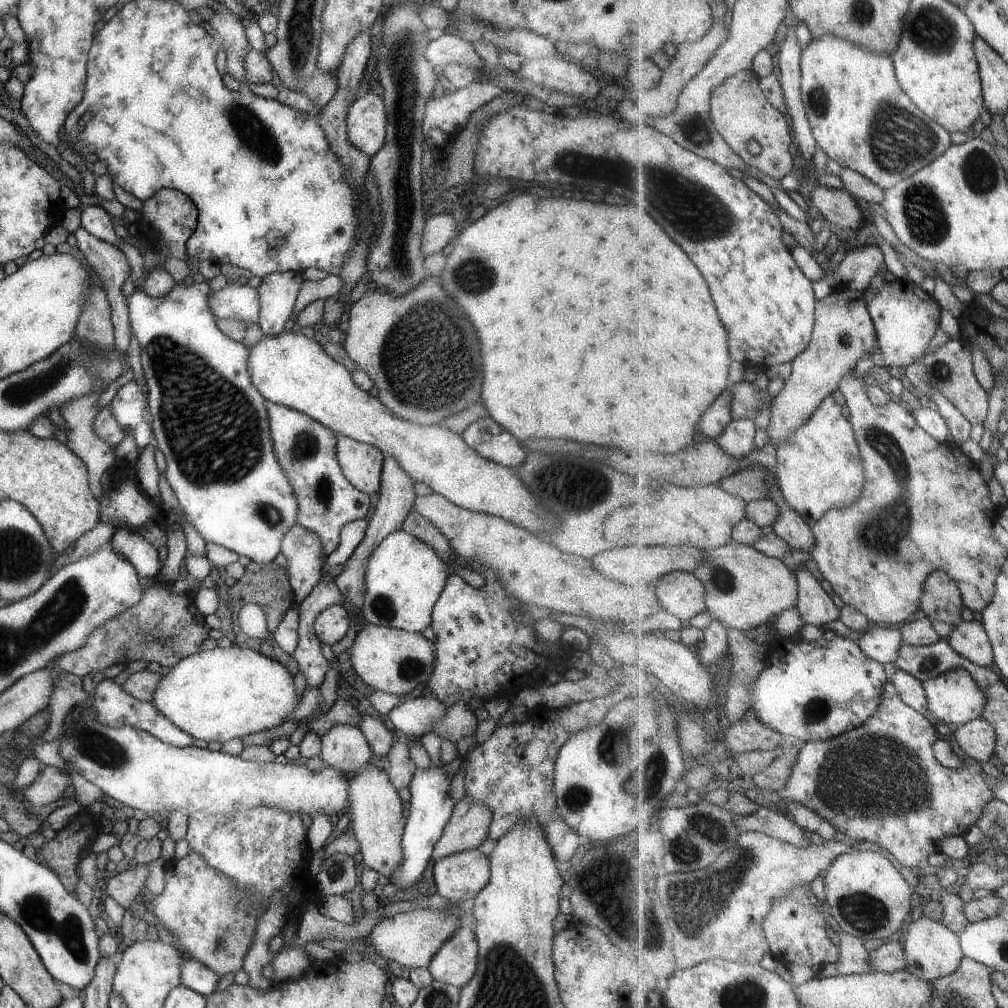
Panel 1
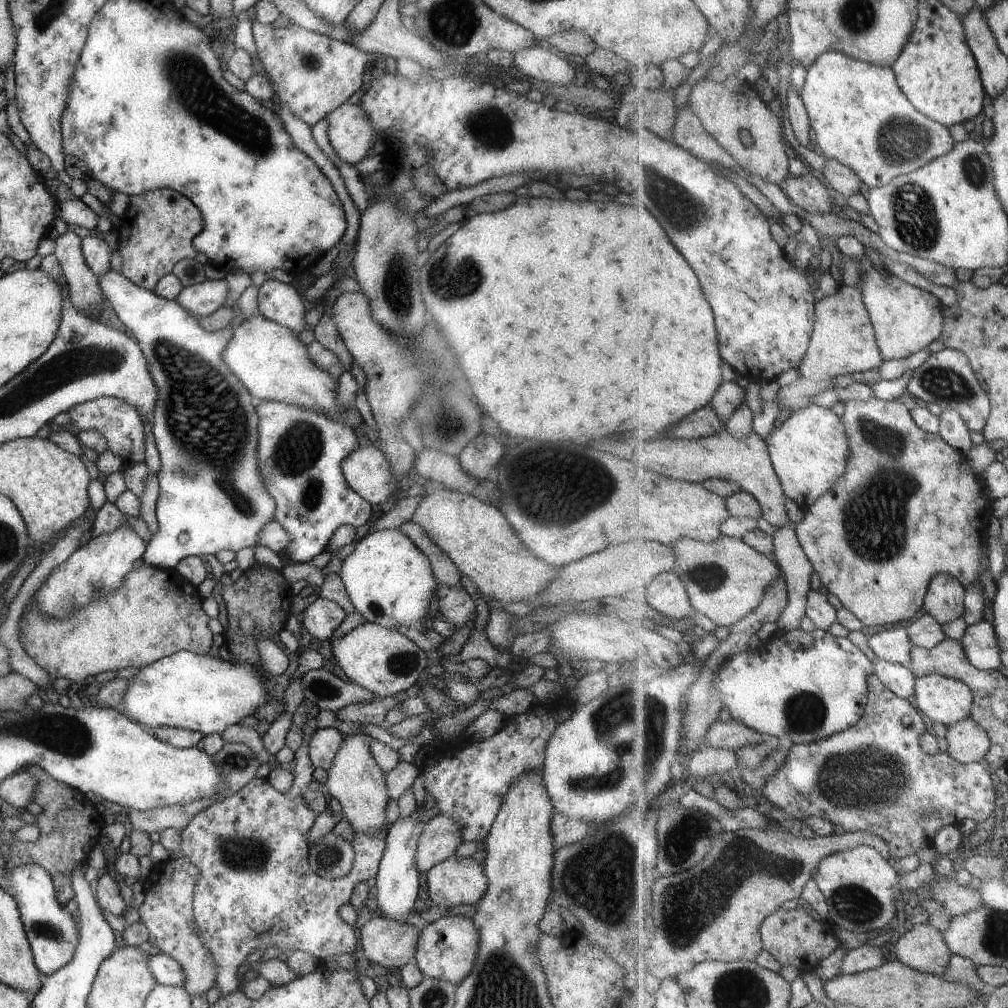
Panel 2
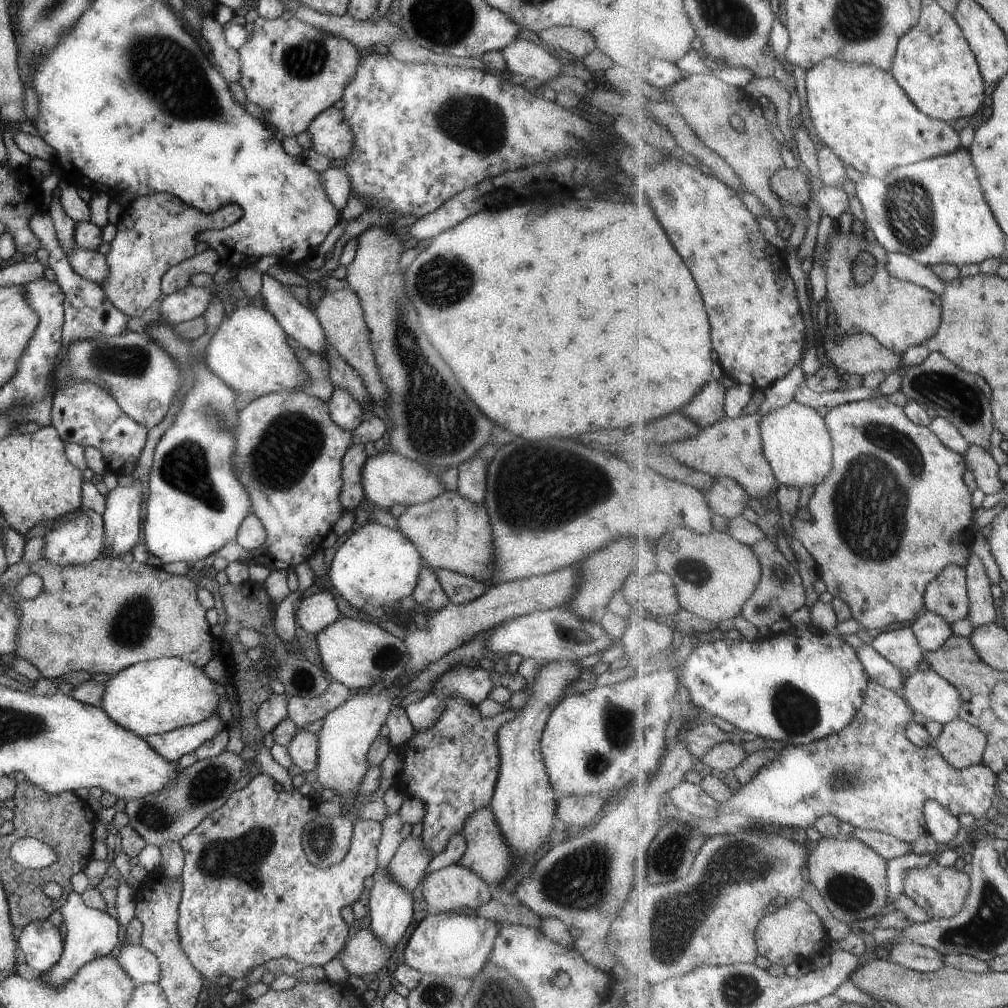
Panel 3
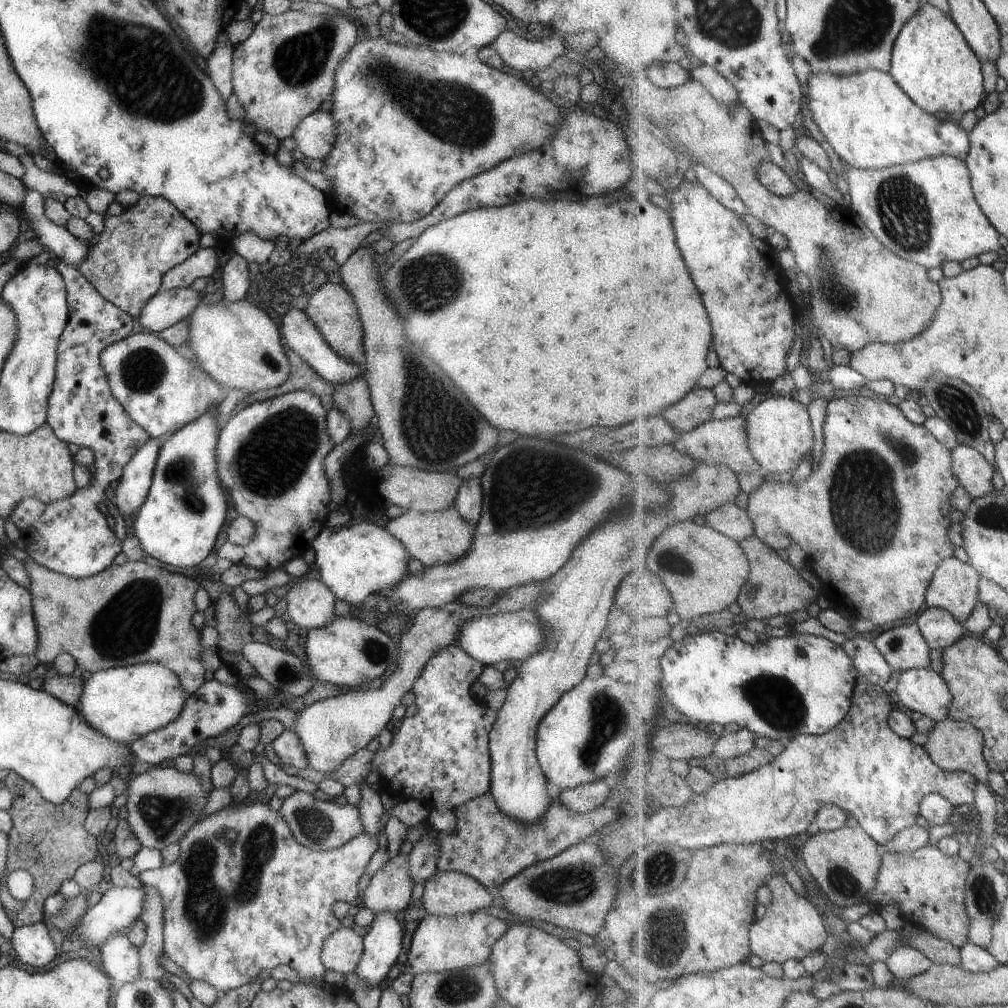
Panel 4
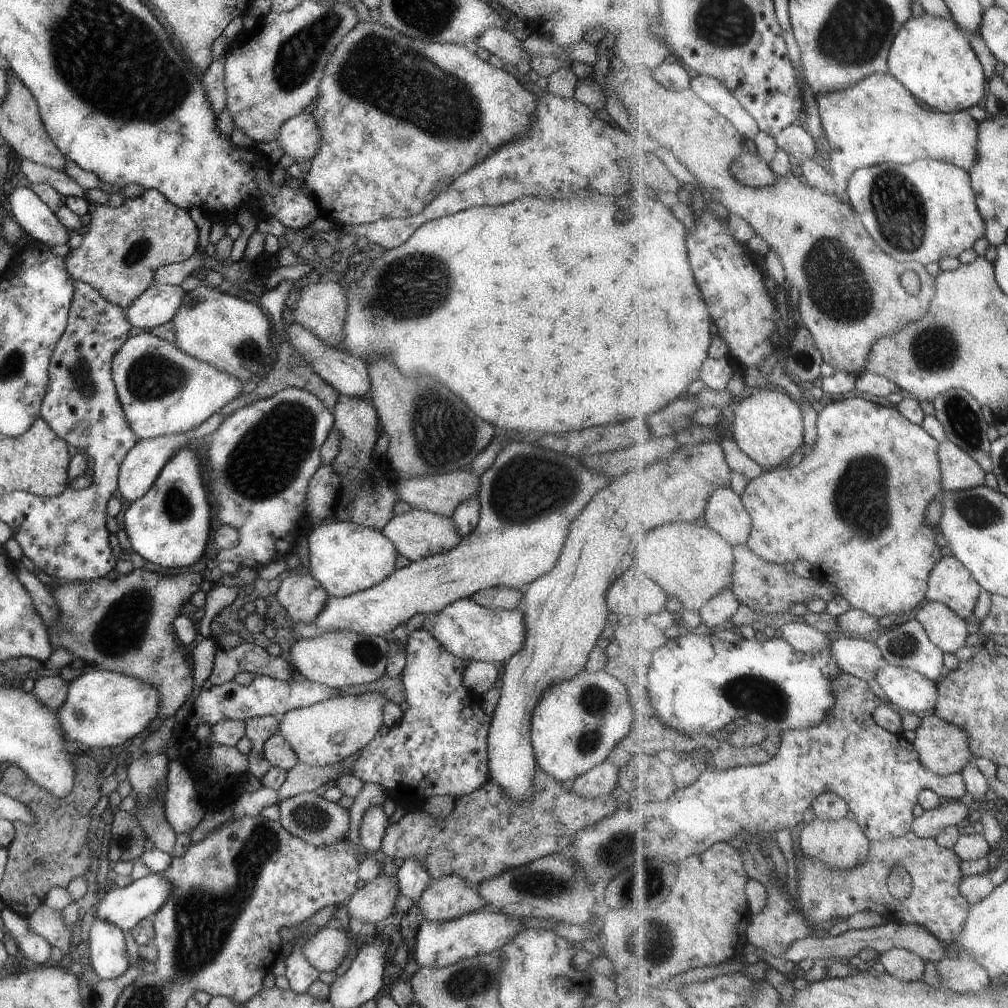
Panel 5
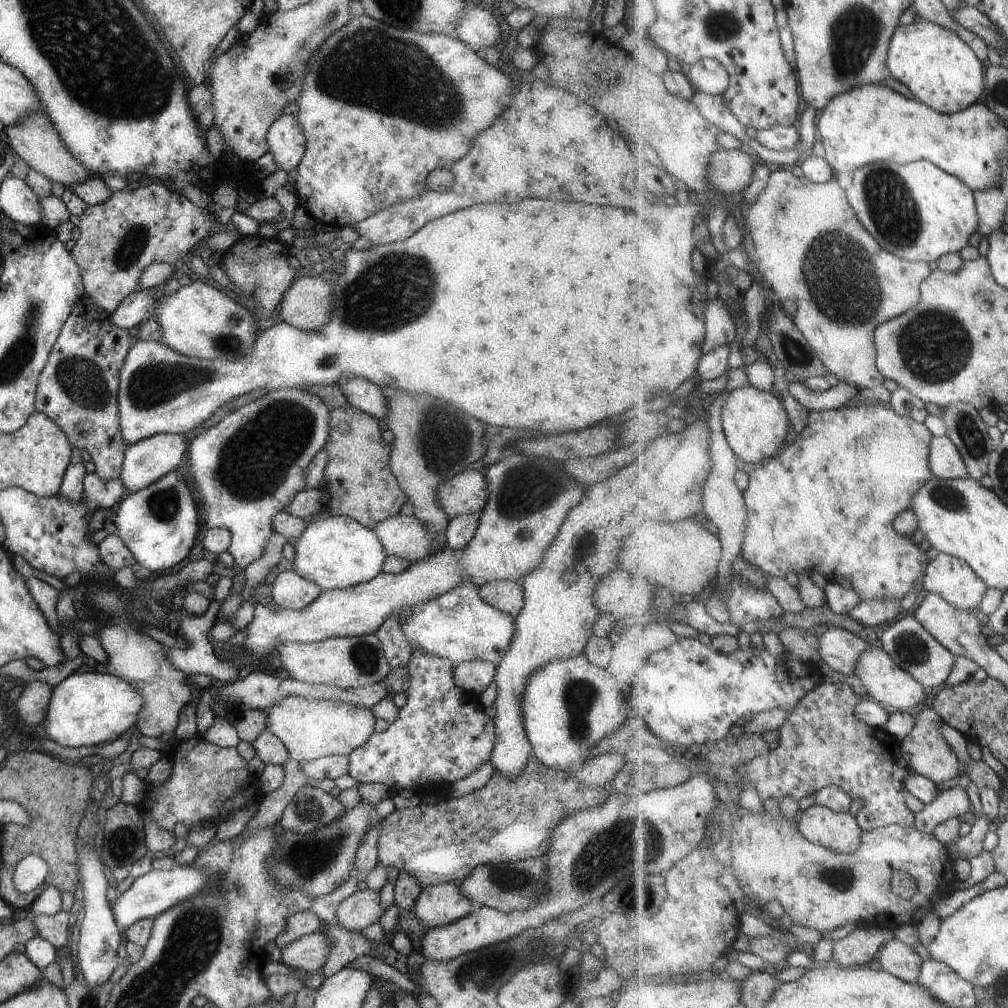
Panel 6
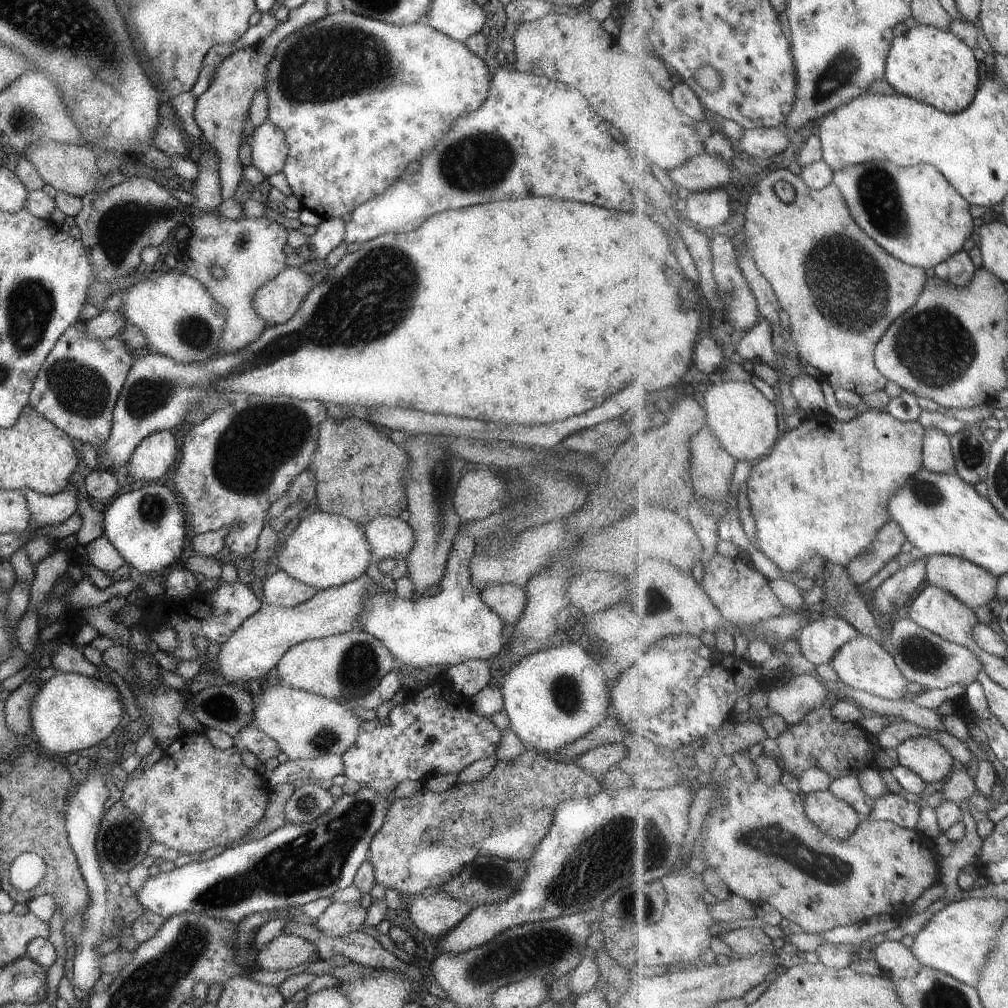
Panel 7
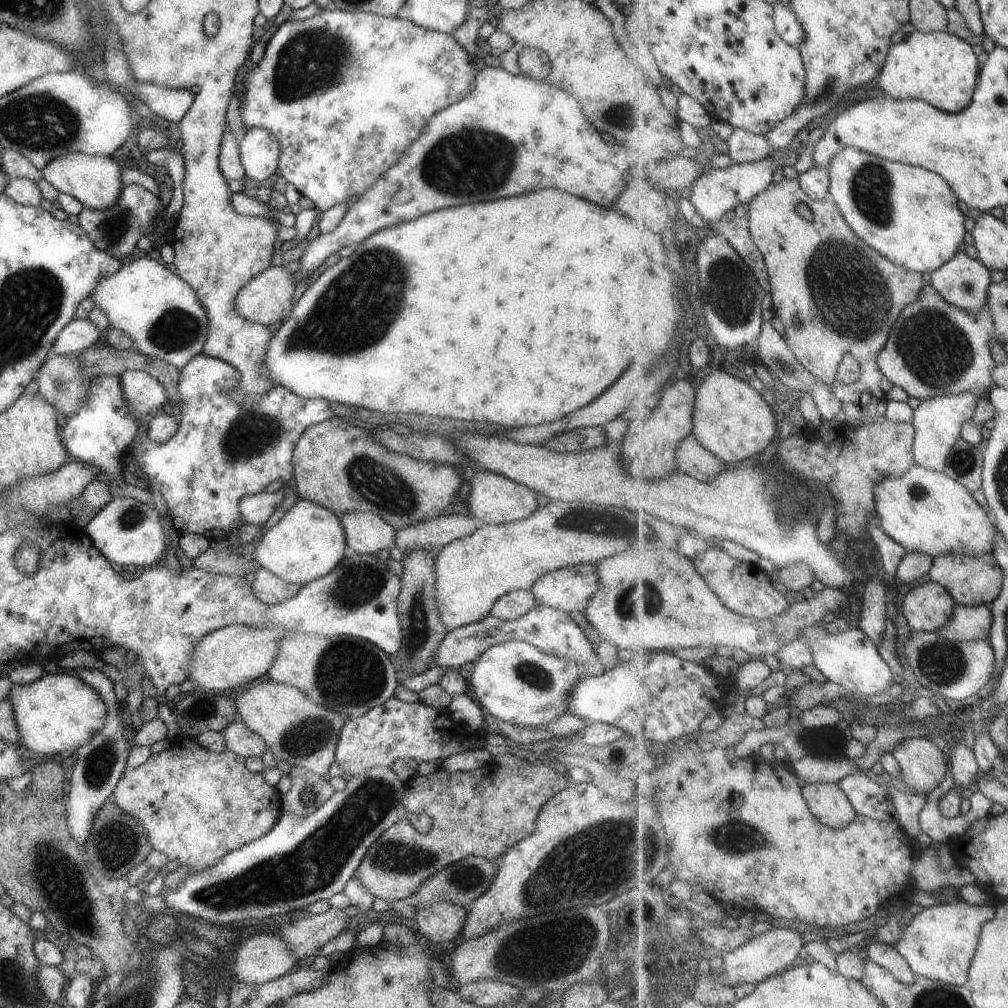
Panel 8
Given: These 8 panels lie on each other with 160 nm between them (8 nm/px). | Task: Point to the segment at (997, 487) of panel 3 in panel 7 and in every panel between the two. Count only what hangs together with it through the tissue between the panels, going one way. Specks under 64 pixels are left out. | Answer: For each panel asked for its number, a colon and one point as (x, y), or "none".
4: (974, 471)
5: (960, 471)
6: (947, 463)
7: (939, 457)

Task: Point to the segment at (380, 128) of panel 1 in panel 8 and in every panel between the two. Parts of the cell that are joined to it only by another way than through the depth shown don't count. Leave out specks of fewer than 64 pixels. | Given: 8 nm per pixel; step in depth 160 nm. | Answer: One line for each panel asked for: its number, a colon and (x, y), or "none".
2: (351, 135)
3: (331, 136)
4: (314, 136)
5: (298, 136)
6: (285, 140)
7: (268, 144)
8: (258, 150)

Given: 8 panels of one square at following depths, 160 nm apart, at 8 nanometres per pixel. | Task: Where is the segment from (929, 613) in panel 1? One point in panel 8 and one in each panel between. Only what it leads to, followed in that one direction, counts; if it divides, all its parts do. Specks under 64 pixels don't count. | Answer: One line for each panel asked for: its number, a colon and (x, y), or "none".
2: (945, 600)
3: (947, 595)
4: (955, 587)
5: (951, 583)
6: (952, 578)
7: (973, 585)
8: (972, 580)

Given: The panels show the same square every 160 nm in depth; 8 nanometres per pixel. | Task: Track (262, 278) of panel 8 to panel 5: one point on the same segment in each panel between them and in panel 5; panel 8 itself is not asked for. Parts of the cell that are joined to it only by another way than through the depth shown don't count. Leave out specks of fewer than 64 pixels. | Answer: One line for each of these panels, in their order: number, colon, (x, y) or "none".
5: (320, 309)
6: (306, 304)
7: (275, 302)

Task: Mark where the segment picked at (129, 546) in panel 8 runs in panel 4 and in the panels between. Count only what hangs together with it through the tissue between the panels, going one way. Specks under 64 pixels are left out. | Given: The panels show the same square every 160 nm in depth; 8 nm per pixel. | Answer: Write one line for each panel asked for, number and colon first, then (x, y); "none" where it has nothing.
4: (184, 510)
5: (169, 525)
6: (158, 524)
7: (145, 526)

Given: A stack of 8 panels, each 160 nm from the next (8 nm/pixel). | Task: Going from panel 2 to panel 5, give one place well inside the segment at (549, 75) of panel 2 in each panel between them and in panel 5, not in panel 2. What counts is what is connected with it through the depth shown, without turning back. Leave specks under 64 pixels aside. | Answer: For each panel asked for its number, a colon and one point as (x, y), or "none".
3: (521, 57)
4: (518, 53)
5: (496, 40)

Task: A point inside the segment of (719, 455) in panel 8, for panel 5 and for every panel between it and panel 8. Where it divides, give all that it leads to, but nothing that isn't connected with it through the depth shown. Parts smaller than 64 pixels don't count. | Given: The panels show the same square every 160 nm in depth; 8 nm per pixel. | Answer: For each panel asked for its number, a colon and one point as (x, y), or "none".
5: (768, 426)
6: (756, 424)
7: (748, 424)

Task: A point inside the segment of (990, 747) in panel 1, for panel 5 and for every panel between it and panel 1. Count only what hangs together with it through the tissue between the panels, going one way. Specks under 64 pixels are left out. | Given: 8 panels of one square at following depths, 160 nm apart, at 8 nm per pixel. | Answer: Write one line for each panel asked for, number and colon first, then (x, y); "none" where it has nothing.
2: (969, 742)
3: (963, 744)
4: (954, 745)
5: (944, 749)

